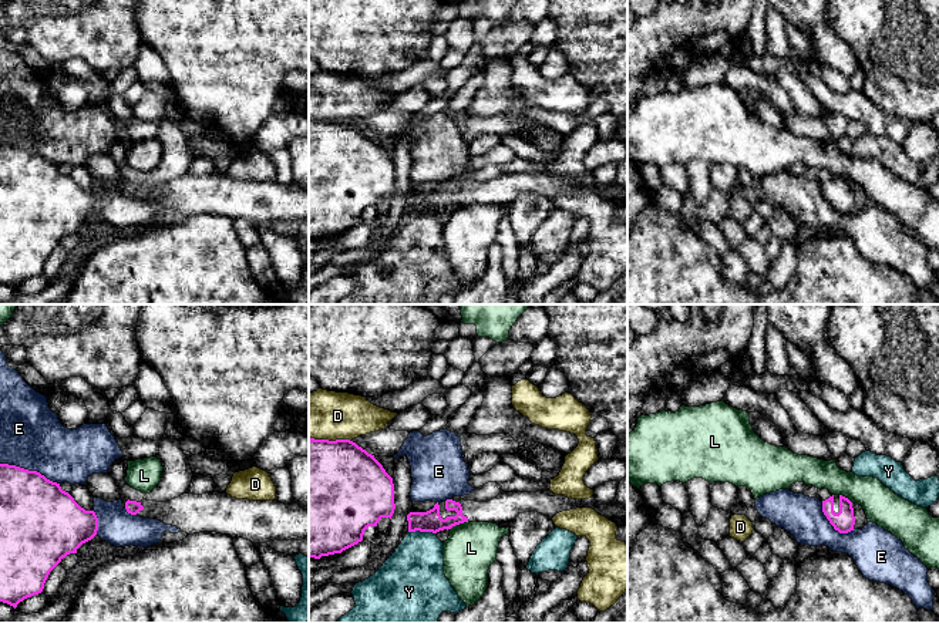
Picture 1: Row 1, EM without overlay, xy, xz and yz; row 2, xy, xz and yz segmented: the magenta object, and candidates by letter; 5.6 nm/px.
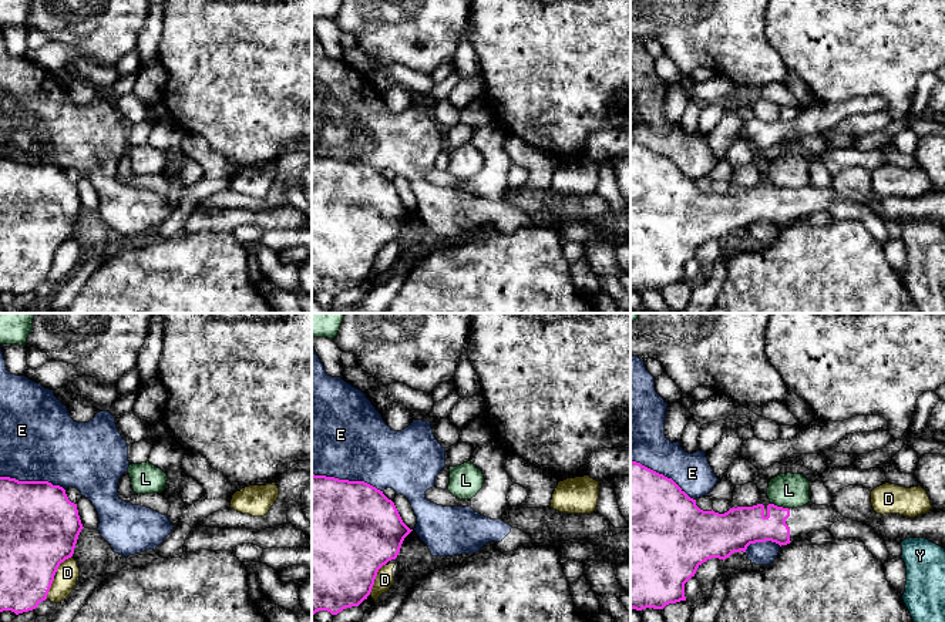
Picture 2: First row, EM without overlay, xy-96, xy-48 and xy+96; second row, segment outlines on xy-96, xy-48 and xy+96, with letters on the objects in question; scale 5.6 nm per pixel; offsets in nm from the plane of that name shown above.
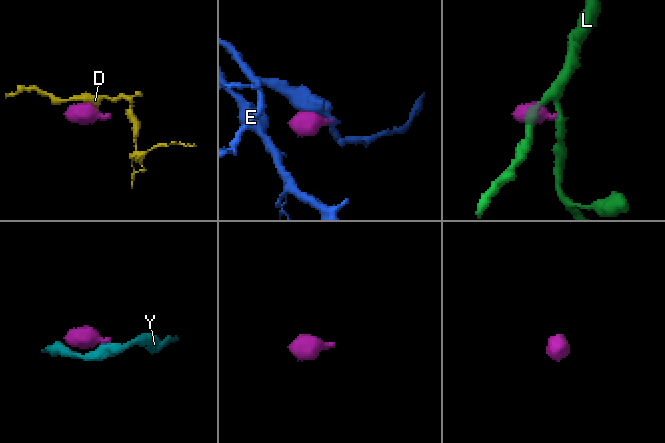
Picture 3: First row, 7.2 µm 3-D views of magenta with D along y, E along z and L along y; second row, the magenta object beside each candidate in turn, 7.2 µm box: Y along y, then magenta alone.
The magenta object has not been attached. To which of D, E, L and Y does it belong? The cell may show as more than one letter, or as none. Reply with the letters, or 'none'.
none

